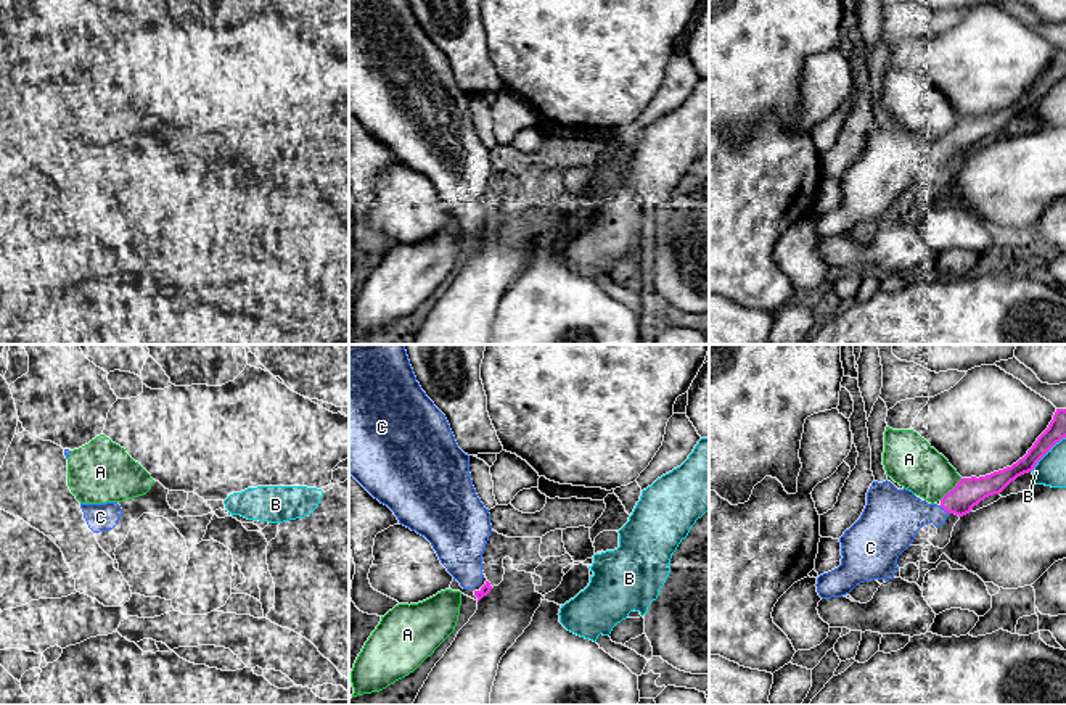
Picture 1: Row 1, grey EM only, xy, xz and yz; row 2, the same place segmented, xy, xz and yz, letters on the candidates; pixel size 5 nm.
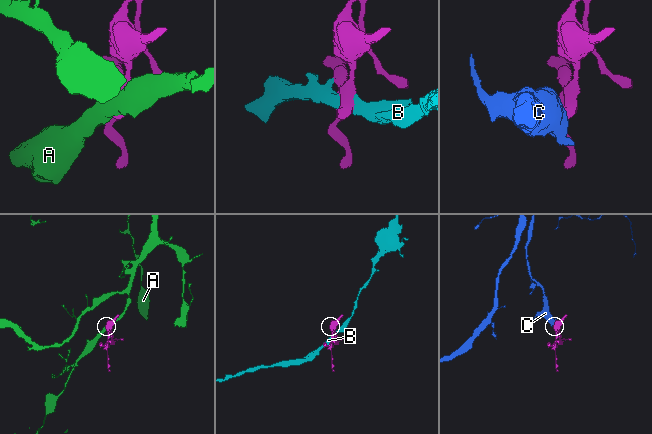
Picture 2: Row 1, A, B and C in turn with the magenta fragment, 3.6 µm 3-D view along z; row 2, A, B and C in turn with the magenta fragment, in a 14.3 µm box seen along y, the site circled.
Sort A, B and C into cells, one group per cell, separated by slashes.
A / B / C

